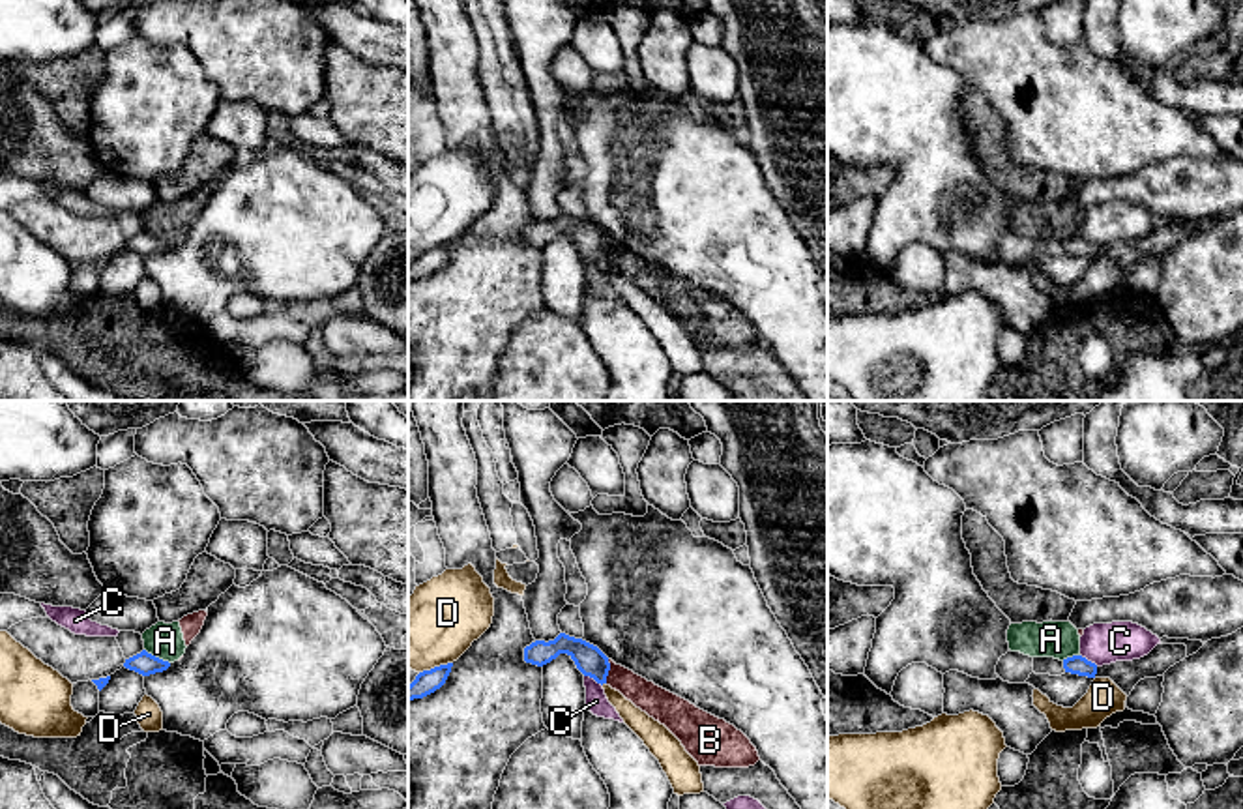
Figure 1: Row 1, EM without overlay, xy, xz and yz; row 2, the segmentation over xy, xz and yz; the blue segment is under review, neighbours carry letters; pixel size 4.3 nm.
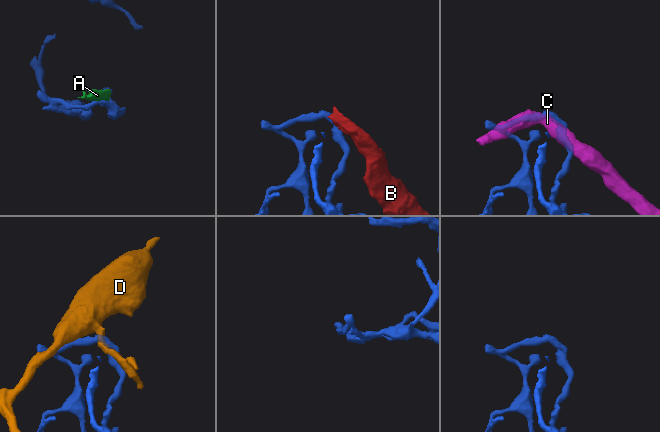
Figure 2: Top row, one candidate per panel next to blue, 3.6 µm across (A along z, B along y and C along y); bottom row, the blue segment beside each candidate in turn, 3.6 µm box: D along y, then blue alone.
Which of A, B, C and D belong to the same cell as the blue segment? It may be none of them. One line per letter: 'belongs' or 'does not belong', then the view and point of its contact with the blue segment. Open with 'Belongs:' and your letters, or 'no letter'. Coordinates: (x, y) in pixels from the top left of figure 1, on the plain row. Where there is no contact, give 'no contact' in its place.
Belongs: no letter
A: does not belong; contact xy (158, 238)
B: does not belong; contact xz (609, 250)
C: does not belong; contact xz (594, 259)
D: does not belong; contact xz (435, 248)

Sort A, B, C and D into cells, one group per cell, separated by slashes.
A B / C / D

